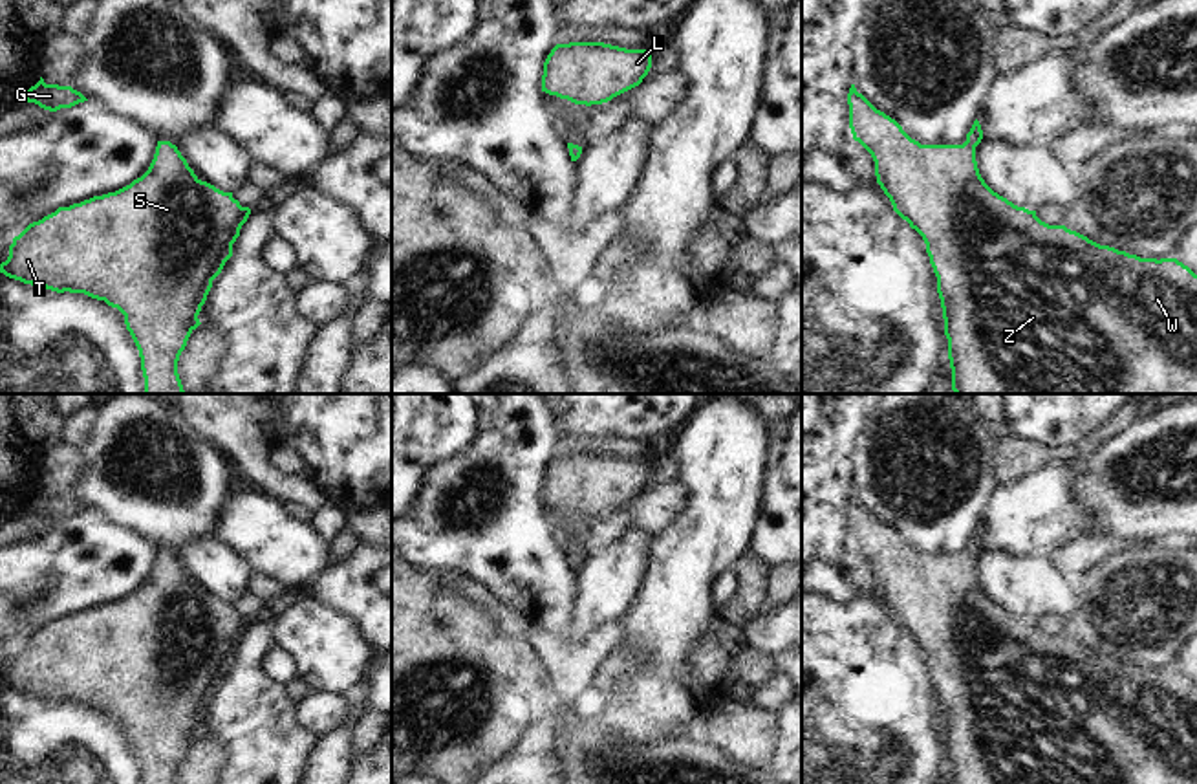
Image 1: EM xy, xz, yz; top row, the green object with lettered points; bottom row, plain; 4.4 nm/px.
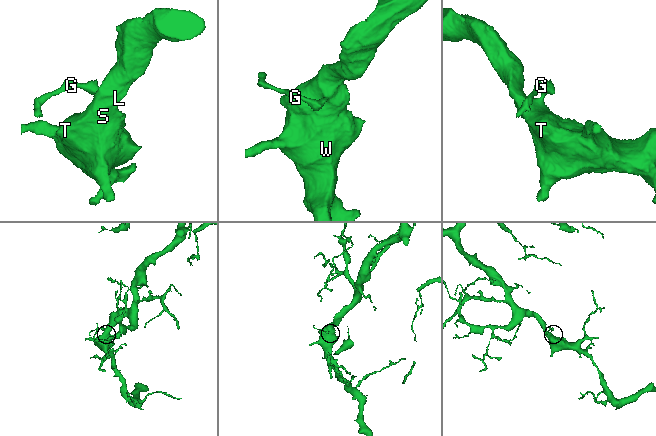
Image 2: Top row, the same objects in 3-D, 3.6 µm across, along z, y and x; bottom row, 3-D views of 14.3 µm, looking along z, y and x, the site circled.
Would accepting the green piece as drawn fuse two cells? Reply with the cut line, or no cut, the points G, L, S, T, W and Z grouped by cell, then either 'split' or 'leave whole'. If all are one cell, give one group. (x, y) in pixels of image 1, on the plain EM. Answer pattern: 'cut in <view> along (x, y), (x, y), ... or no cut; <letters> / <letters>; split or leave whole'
no cut; G L S T W Z; leave whole

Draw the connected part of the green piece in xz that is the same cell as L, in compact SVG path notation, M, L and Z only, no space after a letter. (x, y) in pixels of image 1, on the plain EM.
M604 452L556 454L544 473L542 502L575 515L602 515L639 496L652 478L652 460Z

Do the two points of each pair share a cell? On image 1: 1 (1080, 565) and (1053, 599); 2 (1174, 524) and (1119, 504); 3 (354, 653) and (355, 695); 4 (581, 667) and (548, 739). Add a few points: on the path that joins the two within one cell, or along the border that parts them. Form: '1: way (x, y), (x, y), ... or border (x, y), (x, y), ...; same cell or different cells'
1: border (1049, 559), (1060, 572), (1080, 577); different cells
2: way (1161, 511), (1155, 506), (1132, 506); same cell
3: border (365, 676), (345, 695); different cells
4: way (571, 686), (555, 720); same cell

